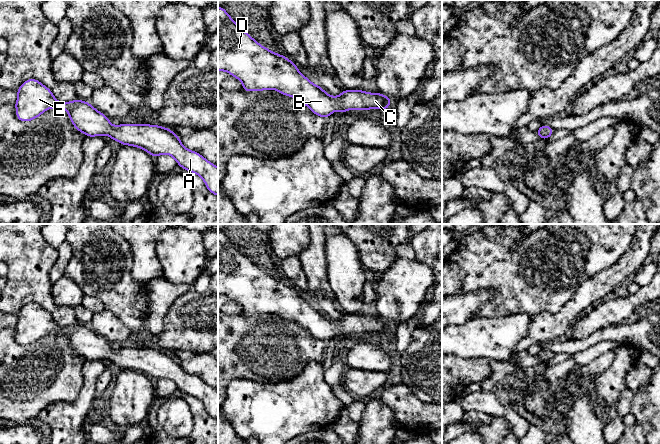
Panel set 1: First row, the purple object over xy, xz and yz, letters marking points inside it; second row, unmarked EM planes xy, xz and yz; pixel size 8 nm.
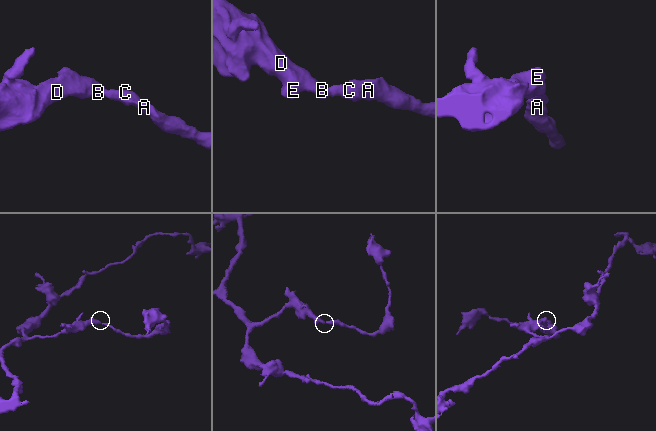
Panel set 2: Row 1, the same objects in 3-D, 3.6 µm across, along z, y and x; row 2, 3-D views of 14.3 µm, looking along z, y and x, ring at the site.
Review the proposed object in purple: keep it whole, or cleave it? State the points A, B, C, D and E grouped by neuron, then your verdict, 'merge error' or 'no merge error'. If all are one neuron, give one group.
A B C D E | no merge error

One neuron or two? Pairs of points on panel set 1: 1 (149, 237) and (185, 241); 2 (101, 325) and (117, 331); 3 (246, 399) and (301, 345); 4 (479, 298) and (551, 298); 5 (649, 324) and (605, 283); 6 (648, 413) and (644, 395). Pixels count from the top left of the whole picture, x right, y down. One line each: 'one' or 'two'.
1: two
2: one
3: two
4: two
5: two
6: one

